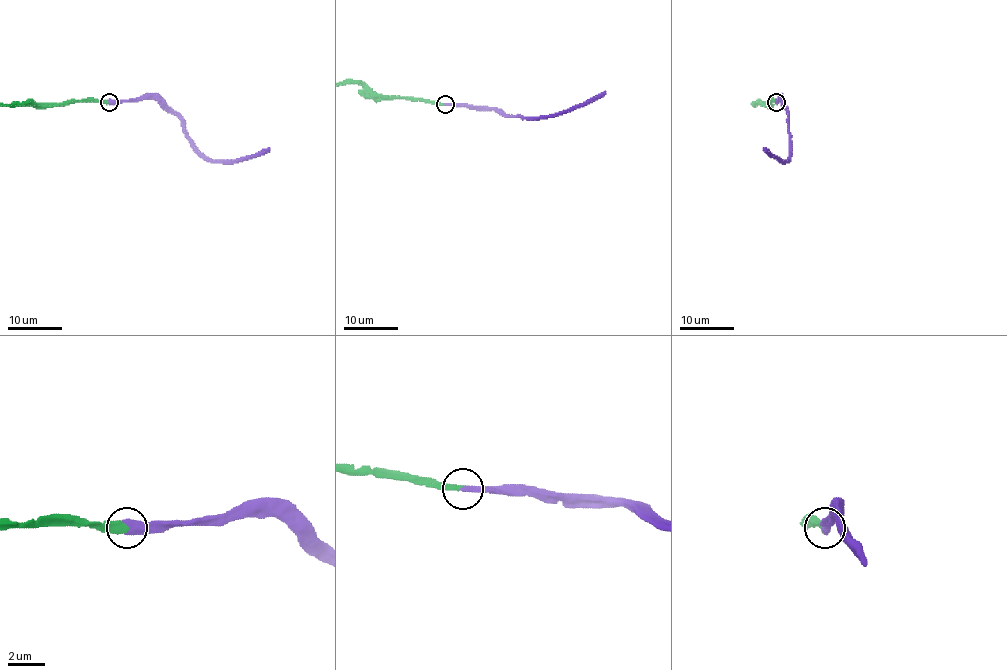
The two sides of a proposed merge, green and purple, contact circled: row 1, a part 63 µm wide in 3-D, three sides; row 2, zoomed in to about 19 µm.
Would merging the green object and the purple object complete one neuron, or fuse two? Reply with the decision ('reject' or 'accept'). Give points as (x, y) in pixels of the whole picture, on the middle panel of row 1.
accept

